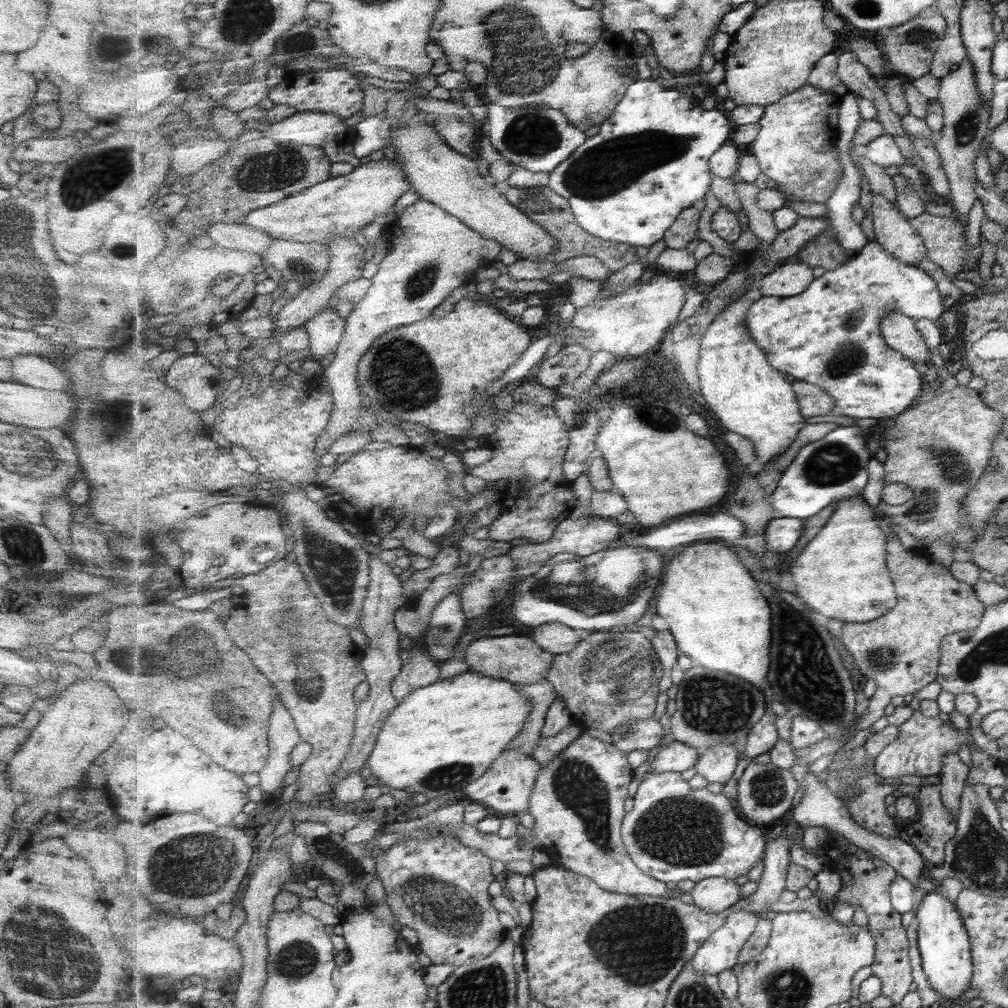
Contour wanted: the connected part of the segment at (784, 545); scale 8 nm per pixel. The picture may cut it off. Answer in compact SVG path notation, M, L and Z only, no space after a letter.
M775 518L768 522L765 540L768 550L787 554L796 547L804 531L806 519Z

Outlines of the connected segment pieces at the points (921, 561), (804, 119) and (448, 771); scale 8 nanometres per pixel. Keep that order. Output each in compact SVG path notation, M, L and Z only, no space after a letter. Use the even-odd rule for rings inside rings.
M879 514L878 521L888 536L888 567L892 572L894 582L897 584L898 603L893 610L877 620L868 623L845 622L841 639L838 640L845 648L849 649L861 674L877 684L876 693L870 700L869 710L857 720L854 734L857 734L859 730L871 728L879 718L885 716L885 708L891 704L891 700L895 696L904 697L907 694L913 696L917 691L921 693L925 690L927 686L931 685L931 682L936 682L941 661L941 642L947 636L959 634L961 631L971 632L977 629L981 625L987 608L977 598L973 586L957 580L949 567L935 563L930 557L909 553L903 548L903 544L897 535L889 530L889 519Z
M807 84L784 96L780 101L771 103L763 118L758 122L761 125L761 131L755 142L751 144L753 146L751 154L755 154L762 173L775 181L778 190L785 194L787 200L826 204L840 185L844 176L844 167L840 161L836 140L840 132L840 106L842 102L843 96L839 96L838 93Z
M471 671L449 679L441 678L436 684L417 688L405 701L397 704L377 737L367 766L383 784L412 794L423 794L429 799L449 793L451 782L453 791L463 791L492 769L493 762L510 748L531 714L531 703L513 682Z

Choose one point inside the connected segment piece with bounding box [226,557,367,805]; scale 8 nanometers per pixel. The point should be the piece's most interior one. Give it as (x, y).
(312, 662)

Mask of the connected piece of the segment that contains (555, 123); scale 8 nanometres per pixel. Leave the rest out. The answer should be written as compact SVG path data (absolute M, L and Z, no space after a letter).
M492 103L488 111L488 135L492 146L515 166L531 172L550 174L588 141L585 130L573 126L562 110L540 106L508 109Z

